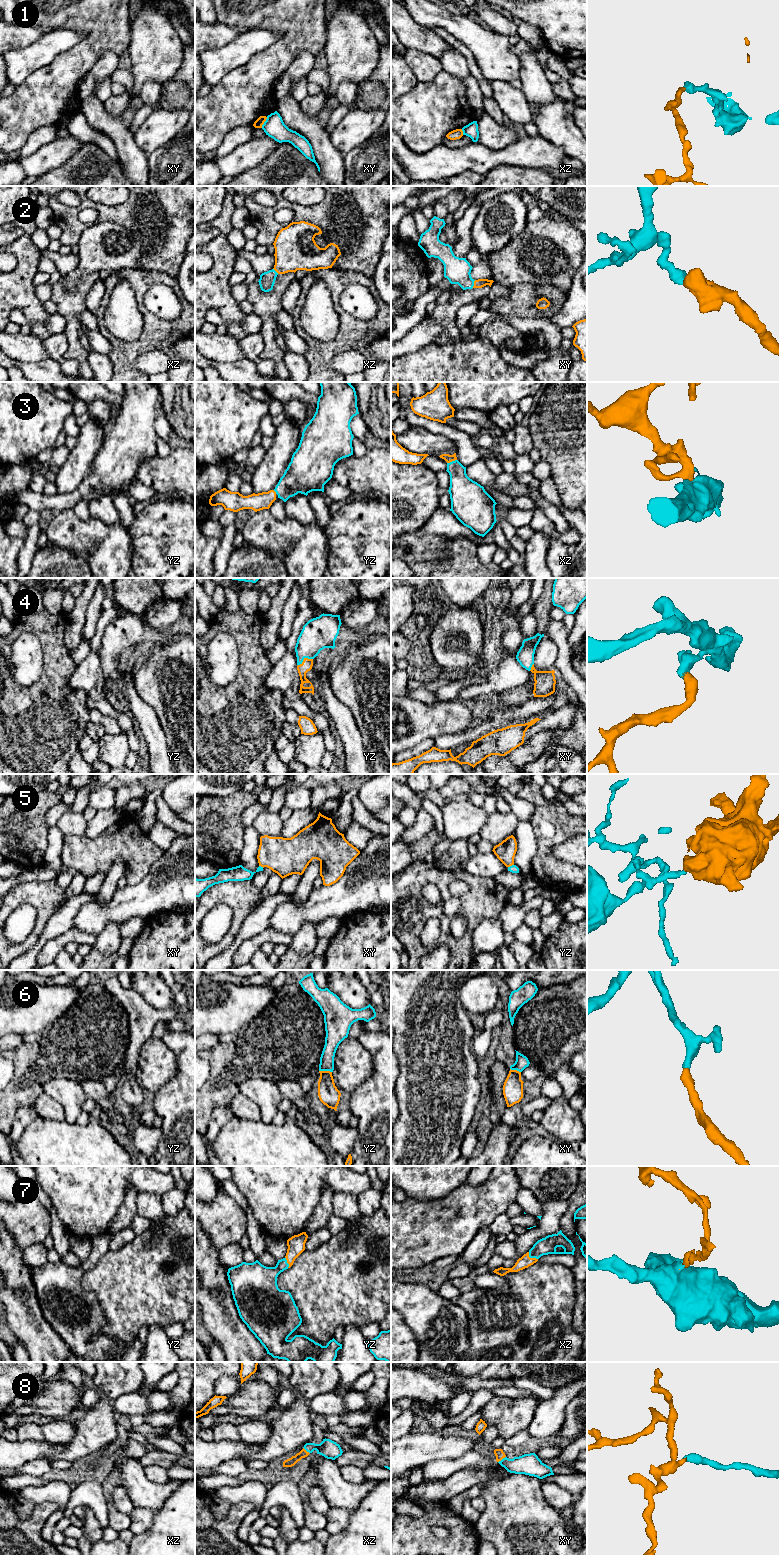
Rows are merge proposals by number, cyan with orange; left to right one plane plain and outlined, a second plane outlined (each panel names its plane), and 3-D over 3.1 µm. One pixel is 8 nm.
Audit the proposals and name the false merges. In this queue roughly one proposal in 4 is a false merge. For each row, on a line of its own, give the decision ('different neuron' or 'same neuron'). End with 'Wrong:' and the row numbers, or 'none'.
1: different neuron
2: same neuron
3: same neuron
4: same neuron
5: different neuron
6: same neuron
7: same neuron
8: same neuron
Wrong: 1, 5

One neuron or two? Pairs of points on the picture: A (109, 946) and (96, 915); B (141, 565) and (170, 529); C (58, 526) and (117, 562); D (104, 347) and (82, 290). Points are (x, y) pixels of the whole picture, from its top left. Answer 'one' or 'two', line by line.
A: two
B: one
C: one
D: two

